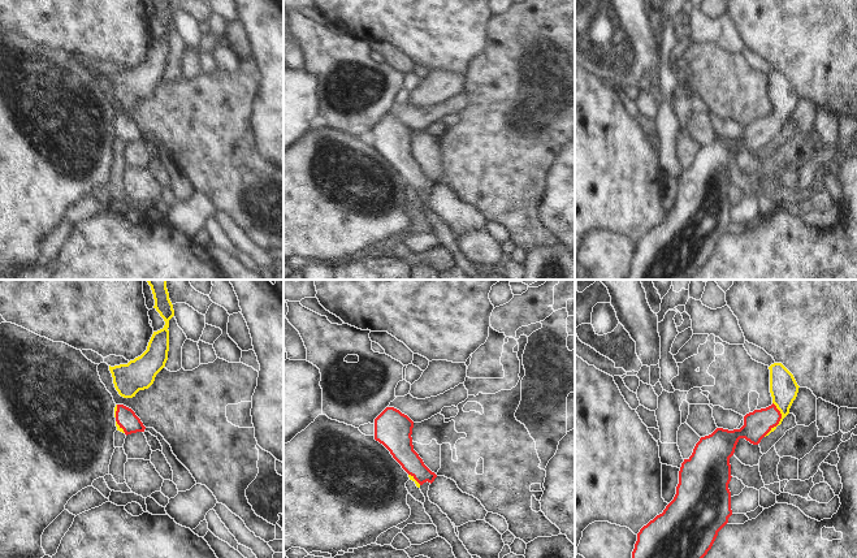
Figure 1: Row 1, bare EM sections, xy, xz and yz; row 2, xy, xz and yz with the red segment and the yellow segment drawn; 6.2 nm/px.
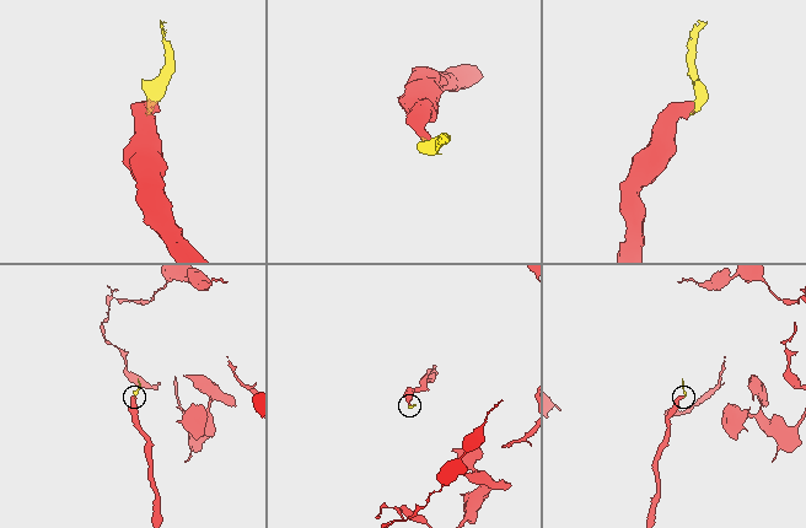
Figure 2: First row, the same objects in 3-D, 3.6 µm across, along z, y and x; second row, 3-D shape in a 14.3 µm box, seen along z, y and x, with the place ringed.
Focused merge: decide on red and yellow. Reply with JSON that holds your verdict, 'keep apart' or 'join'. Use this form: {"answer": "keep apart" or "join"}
{"answer": "join"}

